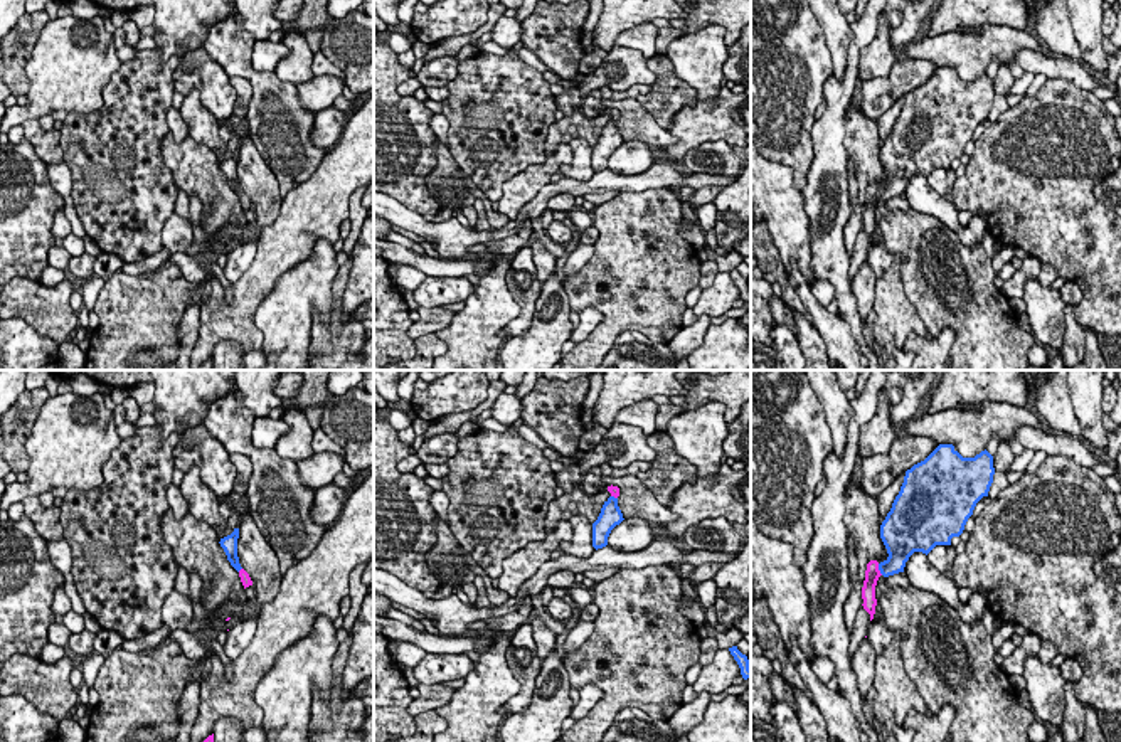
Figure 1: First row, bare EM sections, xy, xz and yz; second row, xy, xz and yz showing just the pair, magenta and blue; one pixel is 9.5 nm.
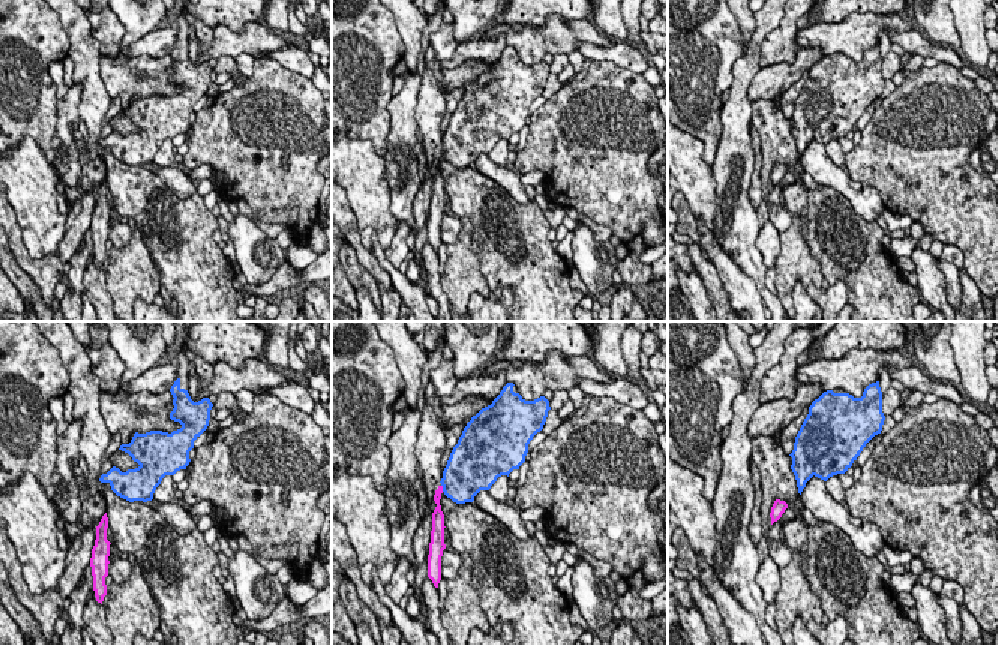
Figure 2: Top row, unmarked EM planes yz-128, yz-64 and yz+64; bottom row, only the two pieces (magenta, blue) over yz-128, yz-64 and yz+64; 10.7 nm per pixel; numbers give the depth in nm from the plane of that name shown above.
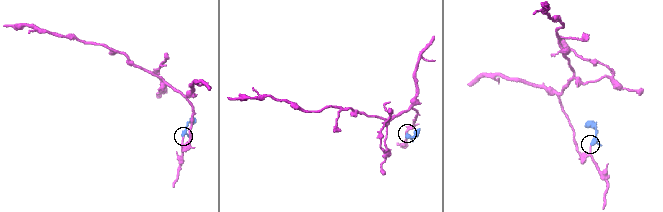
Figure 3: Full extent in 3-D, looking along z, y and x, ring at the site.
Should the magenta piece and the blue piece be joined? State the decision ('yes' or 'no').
yes

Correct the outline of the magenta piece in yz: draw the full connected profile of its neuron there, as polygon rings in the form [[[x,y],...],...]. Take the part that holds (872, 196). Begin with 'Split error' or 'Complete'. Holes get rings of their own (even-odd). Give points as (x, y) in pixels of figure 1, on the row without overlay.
Split error. [[[939,67],[924,84],[906,94],[901,114],[880,148],[880,162],[889,180],[880,187],[870,183],[865,193],[862,229],[870,237],[870,244],[877,229],[875,209],[879,200],[904,195],[906,185],[914,175],[927,178],[936,168],[951,168],[951,162],[963,156],[976,126],[988,119],[993,98],[993,79],[986,72],[975,81],[963,81],[953,67]]]

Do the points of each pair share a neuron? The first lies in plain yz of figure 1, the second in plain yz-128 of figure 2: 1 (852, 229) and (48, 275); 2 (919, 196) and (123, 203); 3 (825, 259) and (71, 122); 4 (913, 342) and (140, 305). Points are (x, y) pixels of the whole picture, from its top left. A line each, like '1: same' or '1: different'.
1: same
2: different
3: same
4: same

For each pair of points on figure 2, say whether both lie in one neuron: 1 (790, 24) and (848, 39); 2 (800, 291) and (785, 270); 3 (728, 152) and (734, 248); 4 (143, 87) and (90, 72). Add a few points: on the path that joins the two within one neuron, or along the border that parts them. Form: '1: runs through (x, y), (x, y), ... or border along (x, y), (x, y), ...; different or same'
1: border along (797, 32), (796, 47); different
2: border along (799, 278), (793, 291), (793, 305); different
3: runs through (745, 168), (742, 194), (736, 203), (736, 221); same
4: border along (99, 54), (99, 75), (111, 96); different

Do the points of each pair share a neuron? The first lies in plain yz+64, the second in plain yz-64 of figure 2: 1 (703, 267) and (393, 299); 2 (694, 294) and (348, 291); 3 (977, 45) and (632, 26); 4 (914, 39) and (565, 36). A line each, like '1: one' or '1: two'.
1: one
2: two
3: one
4: two

